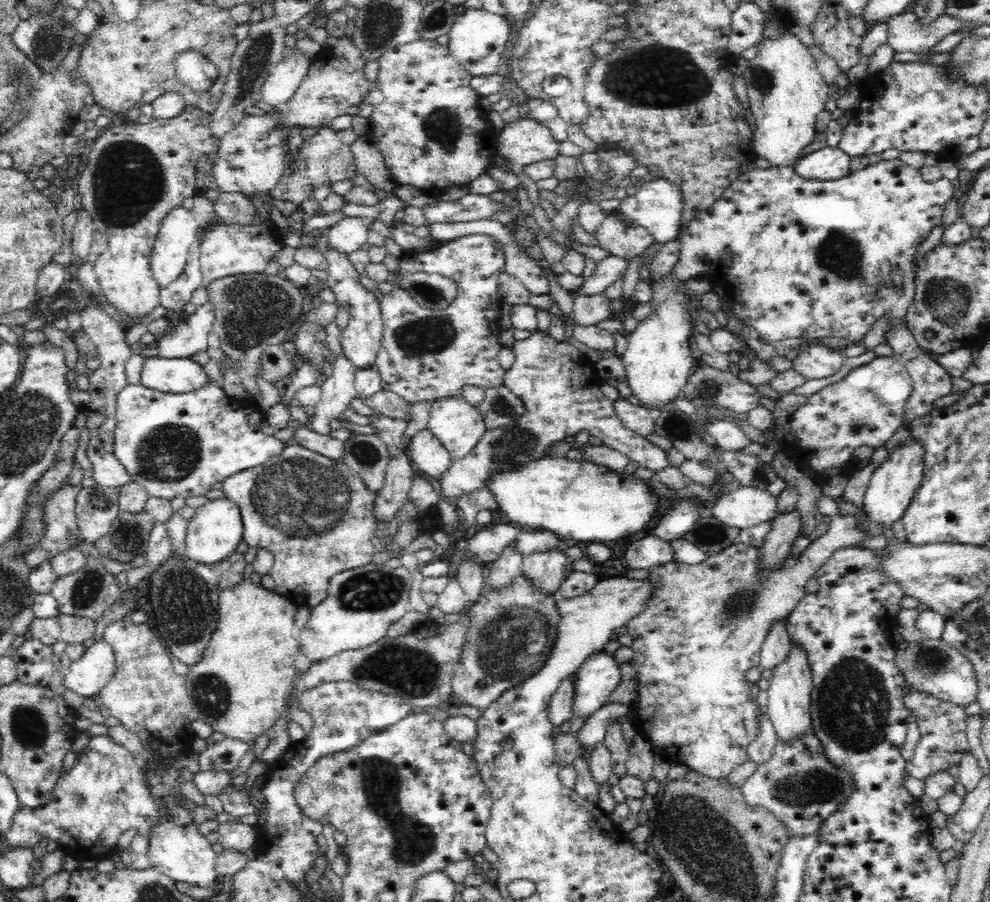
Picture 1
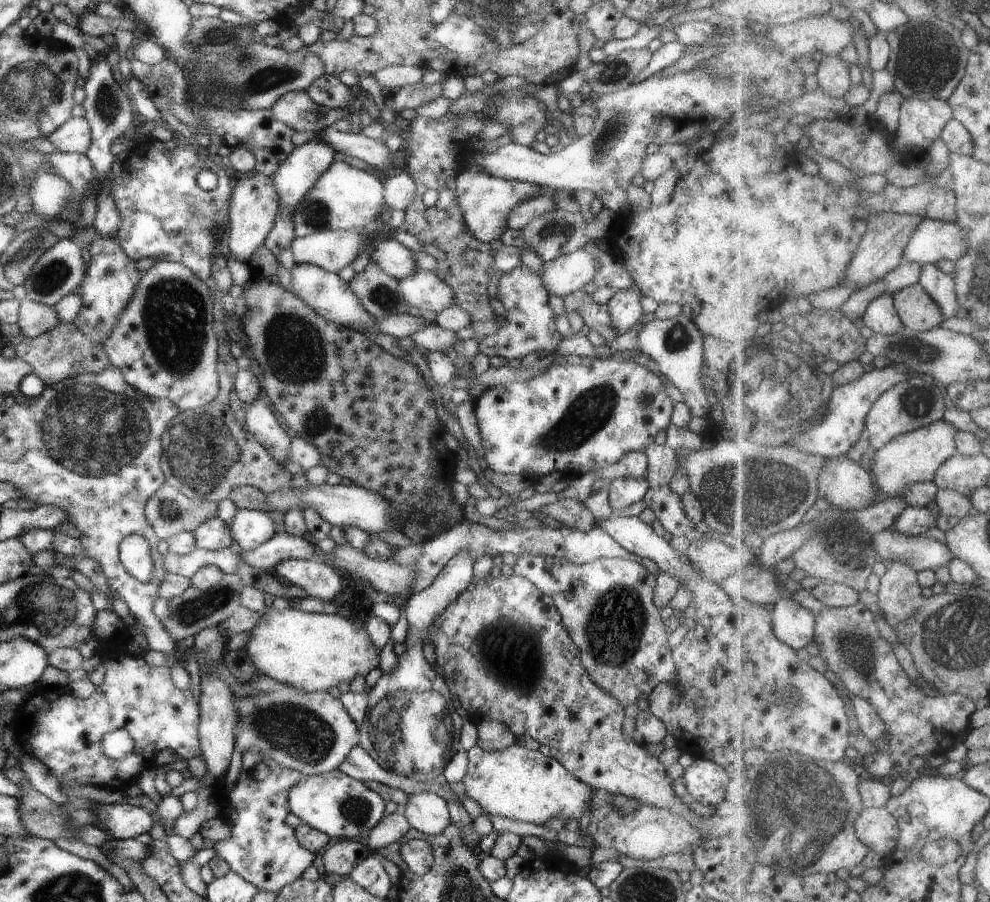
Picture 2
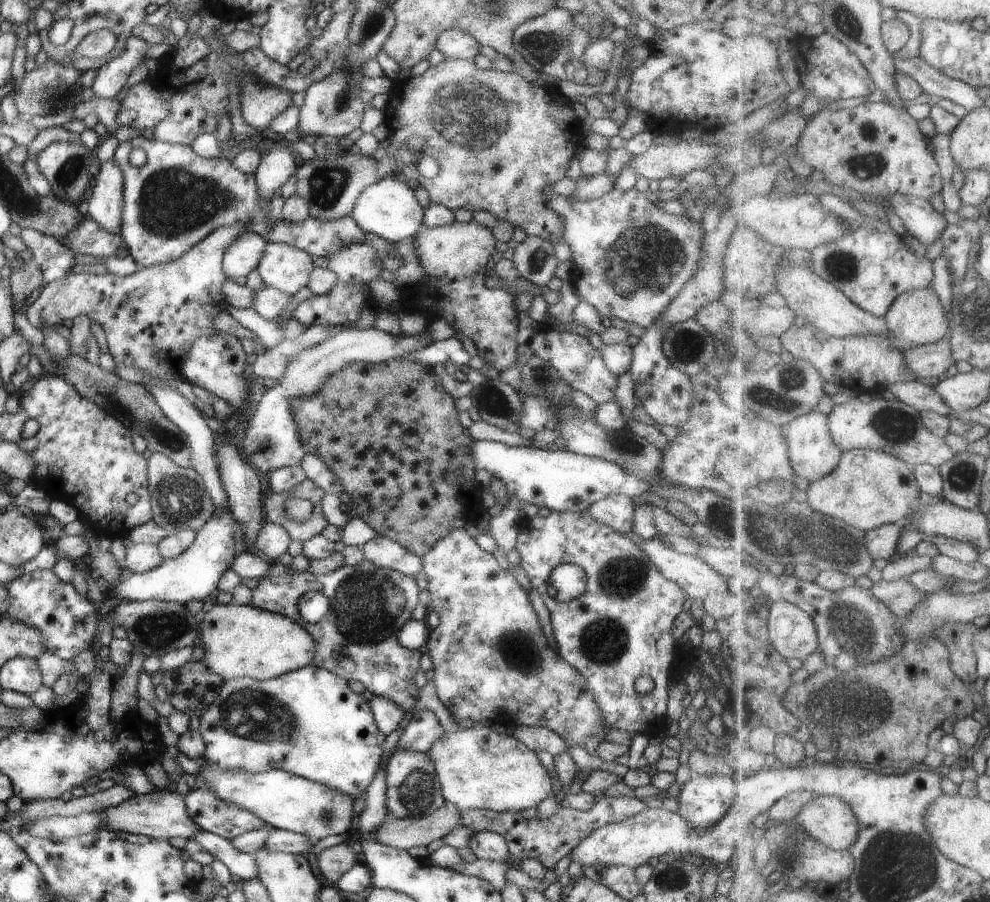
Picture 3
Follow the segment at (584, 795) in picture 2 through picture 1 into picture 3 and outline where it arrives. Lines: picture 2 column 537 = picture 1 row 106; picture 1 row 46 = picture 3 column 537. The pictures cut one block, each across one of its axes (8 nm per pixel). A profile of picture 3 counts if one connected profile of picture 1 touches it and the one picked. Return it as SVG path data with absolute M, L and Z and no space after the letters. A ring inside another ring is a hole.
M492 727L460 728L453 733L446 731L428 754L439 777L443 797L460 811L490 809L499 813L520 813L526 808L537 807L545 798L558 796L552 791L552 778L536 753L513 735L497 733Z

